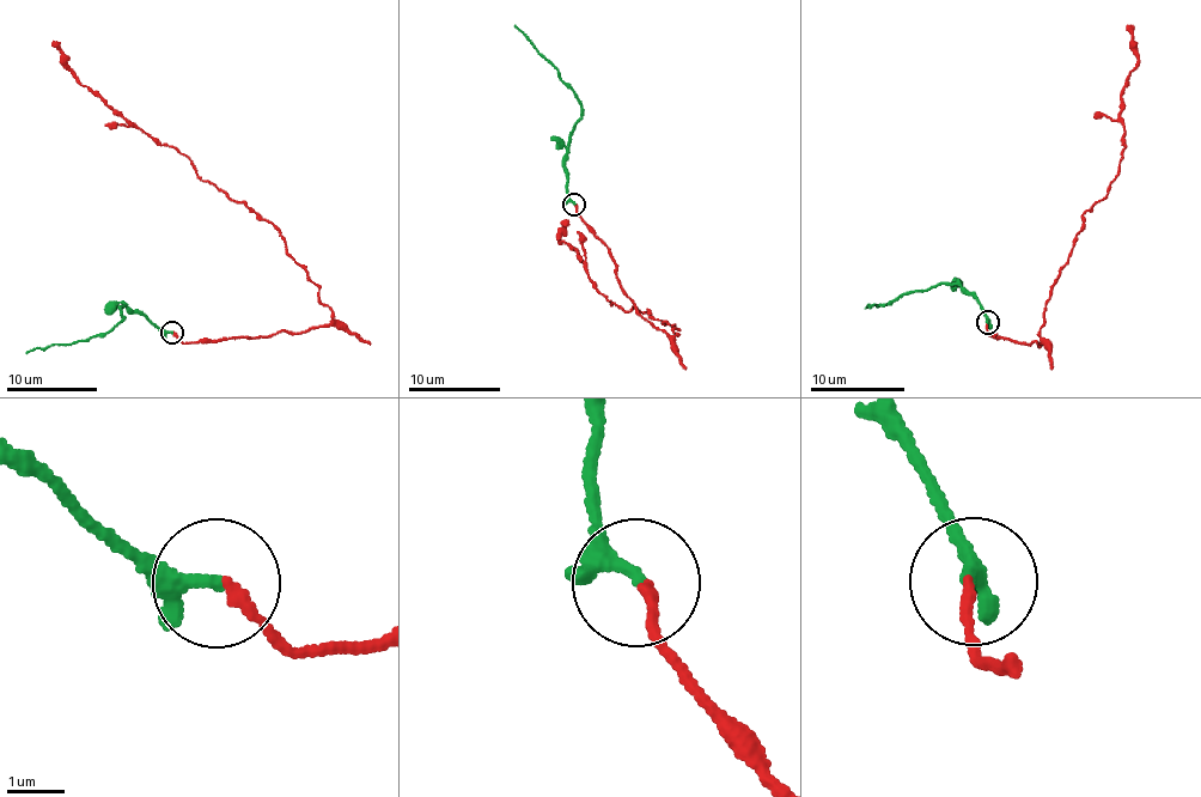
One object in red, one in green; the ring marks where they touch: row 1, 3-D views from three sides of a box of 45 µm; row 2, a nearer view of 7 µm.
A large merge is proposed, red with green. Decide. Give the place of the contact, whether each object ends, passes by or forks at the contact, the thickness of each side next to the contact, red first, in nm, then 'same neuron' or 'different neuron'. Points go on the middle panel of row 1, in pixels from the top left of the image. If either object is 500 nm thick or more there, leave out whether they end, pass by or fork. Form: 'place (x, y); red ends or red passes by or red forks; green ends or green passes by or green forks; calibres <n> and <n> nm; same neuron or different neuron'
place (574, 204); red ends; green passes by; calibres 180 and 200 nm; same neuron

